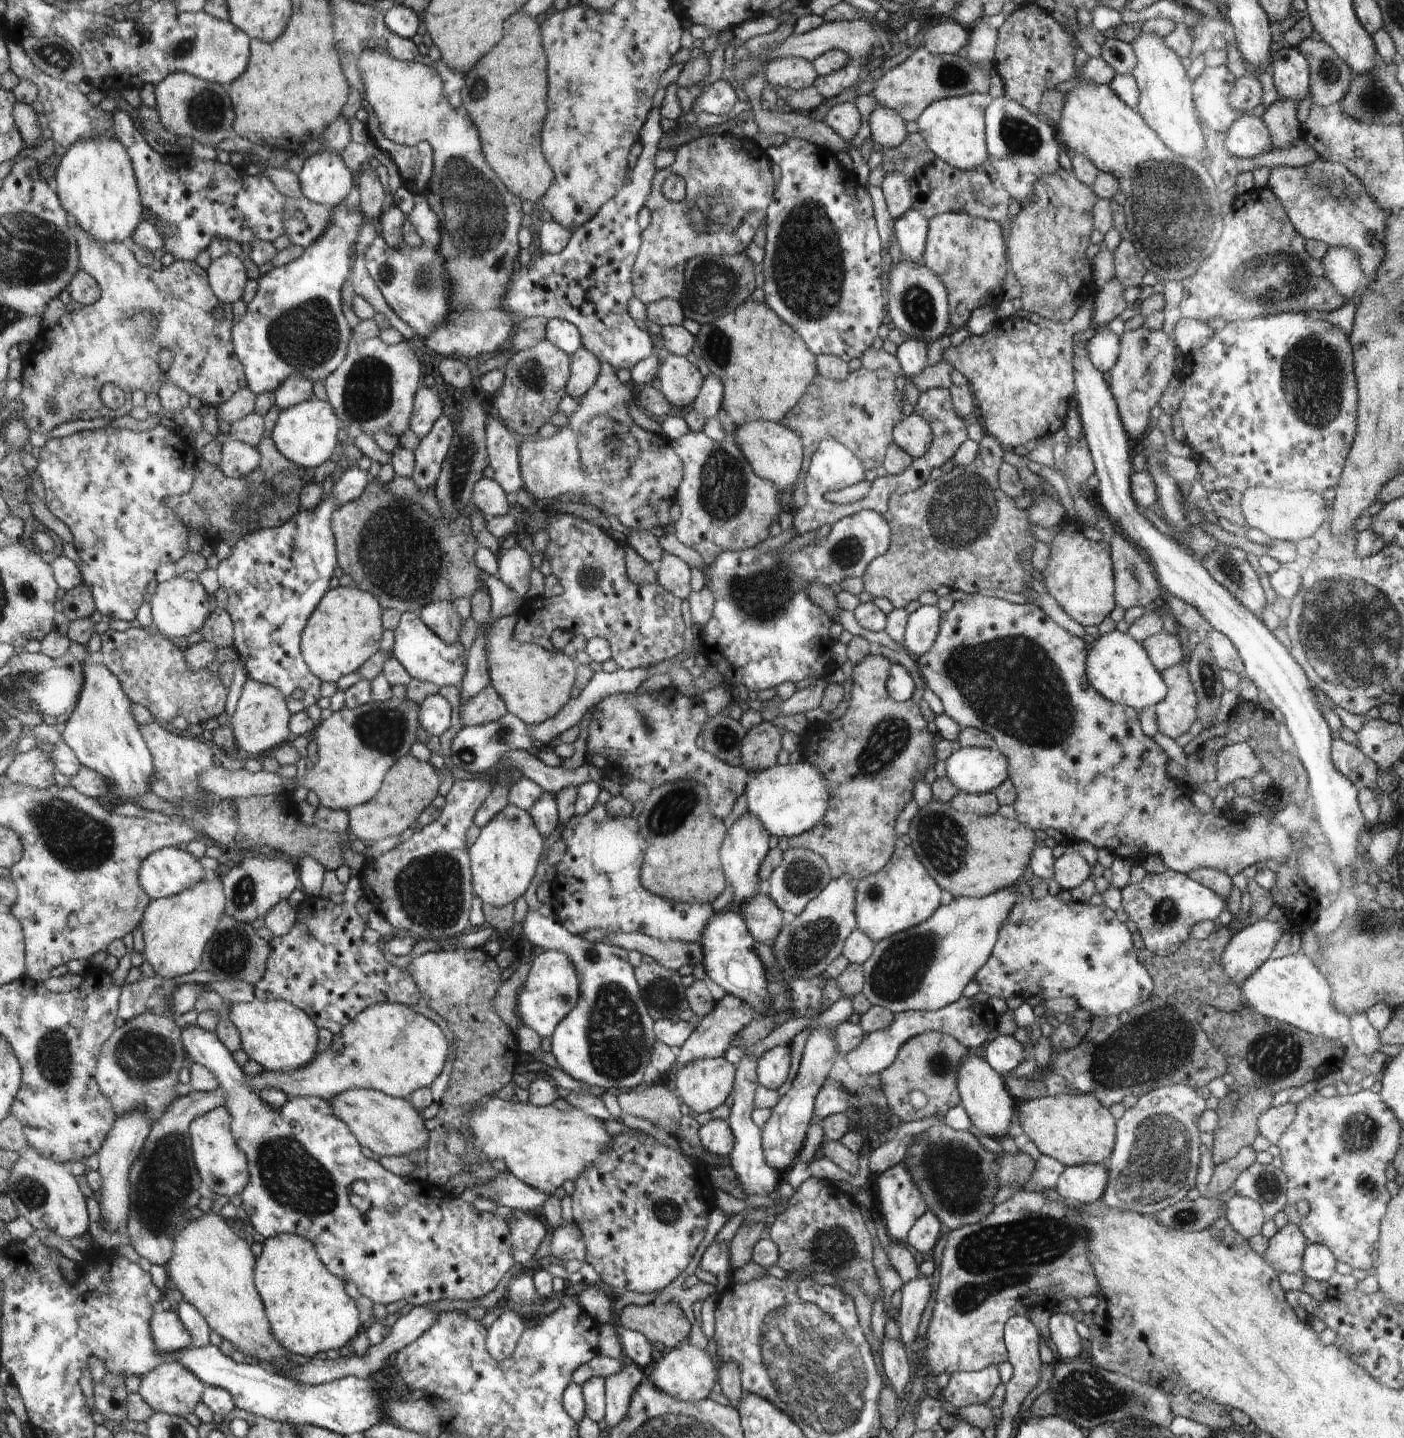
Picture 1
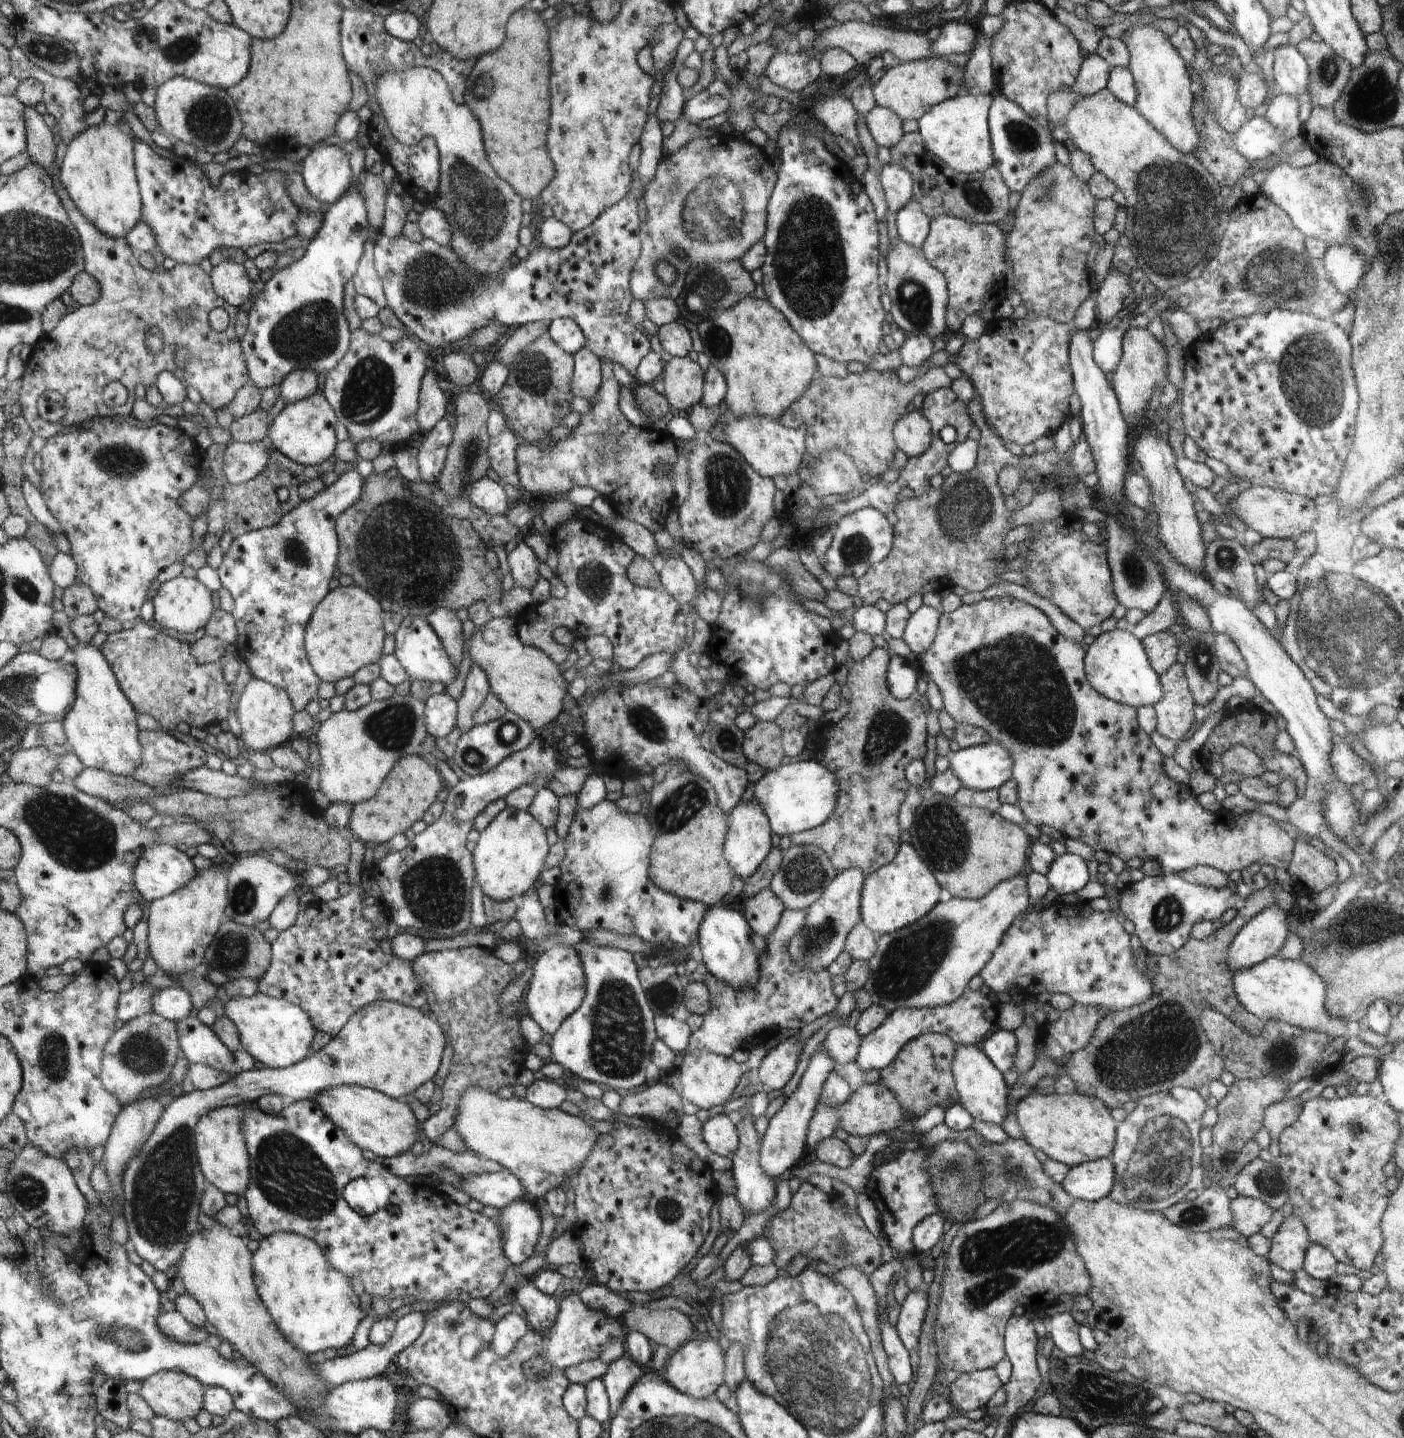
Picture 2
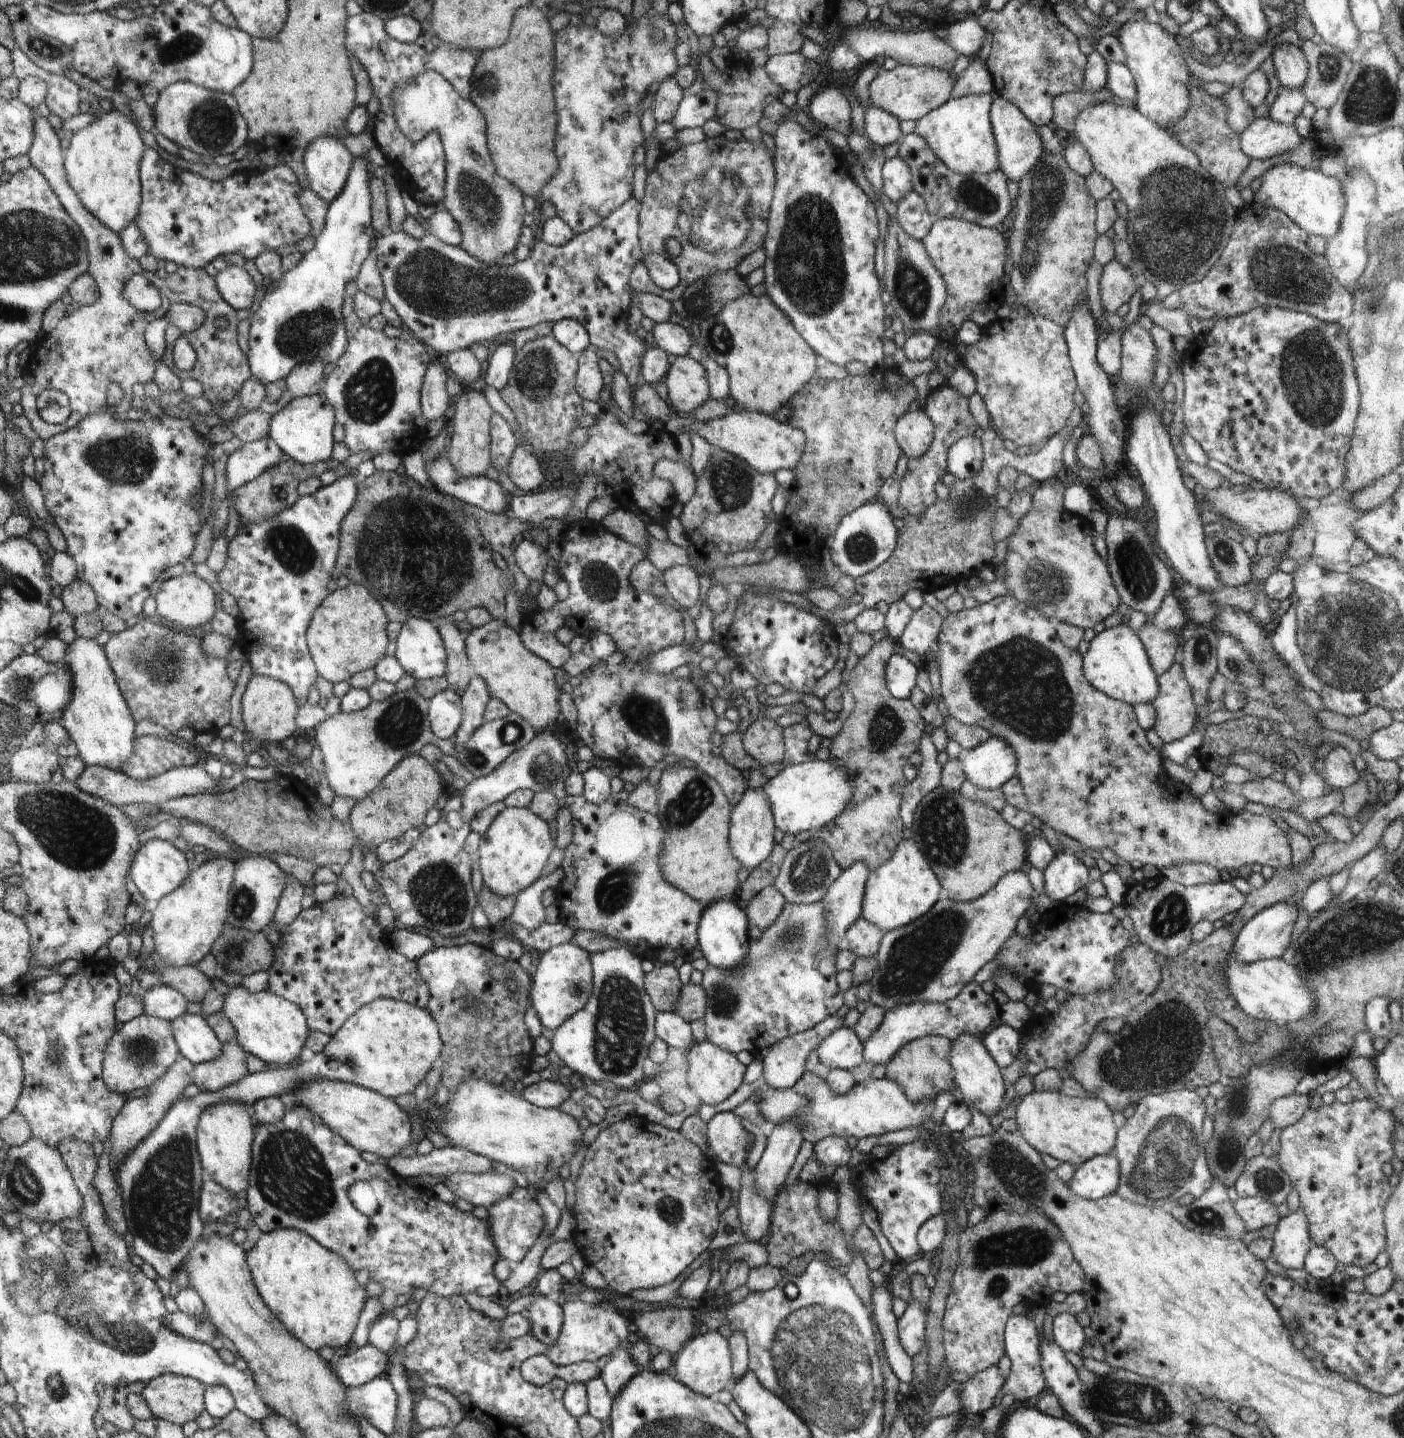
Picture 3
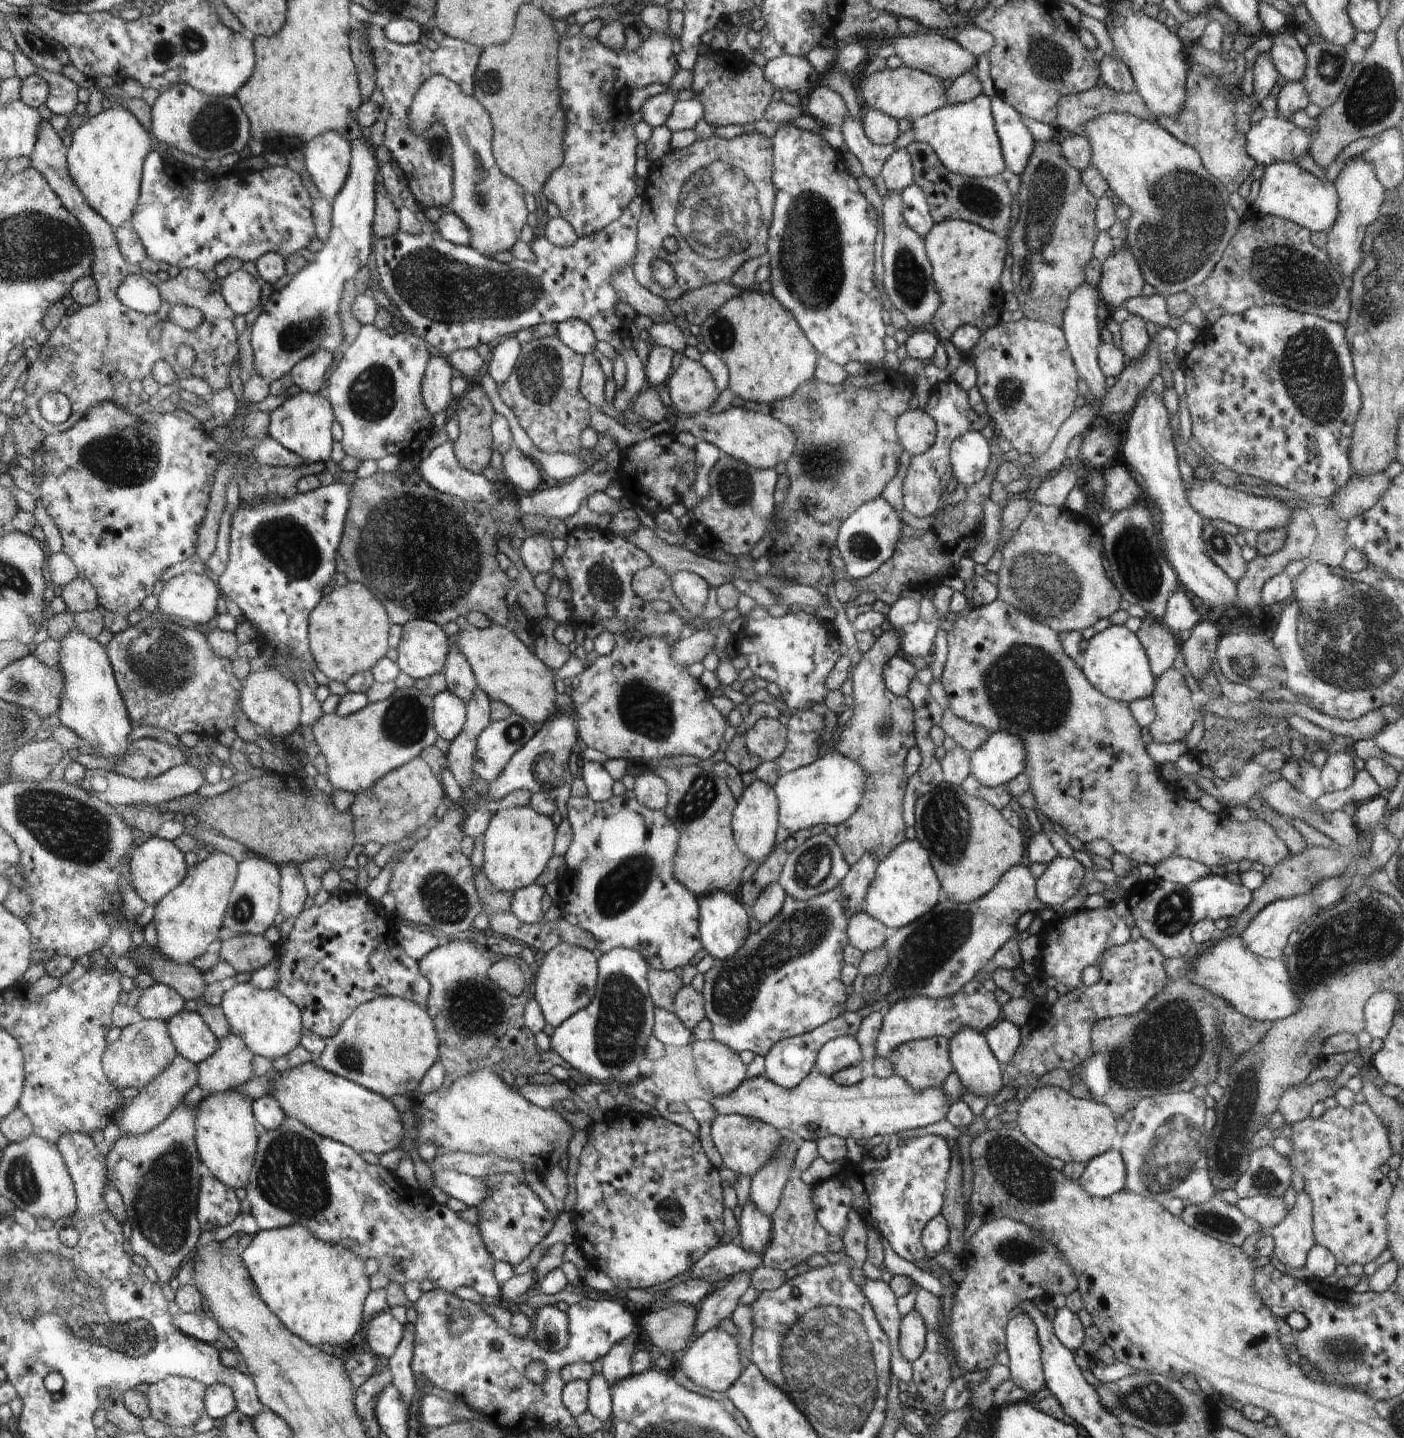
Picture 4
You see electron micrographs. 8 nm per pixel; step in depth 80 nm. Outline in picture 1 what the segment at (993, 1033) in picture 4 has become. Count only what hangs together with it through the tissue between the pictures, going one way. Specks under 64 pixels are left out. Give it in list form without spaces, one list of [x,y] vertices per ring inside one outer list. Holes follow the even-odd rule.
[[[996,1035],[996,1038],[985,1046],[981,1055],[1000,1074],[1009,1075],[1024,1057],[1023,1048],[1012,1035]]]

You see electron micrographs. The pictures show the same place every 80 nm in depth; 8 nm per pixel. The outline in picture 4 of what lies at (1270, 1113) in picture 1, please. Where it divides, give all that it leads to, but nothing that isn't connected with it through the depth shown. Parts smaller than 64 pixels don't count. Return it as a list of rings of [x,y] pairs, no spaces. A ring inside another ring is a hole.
[[[1322,1079],[1314,1083],[1302,1081],[1300,1085],[1287,1088],[1279,1098],[1277,1108],[1286,1118],[1286,1124],[1310,1117],[1310,1111],[1316,1102],[1324,1102],[1326,1098],[1334,1096],[1337,1089],[1333,1082],[1334,1080],[1328,1079]]]

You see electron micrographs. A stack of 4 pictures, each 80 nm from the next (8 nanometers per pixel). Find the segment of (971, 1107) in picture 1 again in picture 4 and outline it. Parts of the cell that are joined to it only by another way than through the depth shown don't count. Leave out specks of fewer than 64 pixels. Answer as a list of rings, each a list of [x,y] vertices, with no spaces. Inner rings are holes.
[[[966,1027],[950,1039],[951,1061],[964,1089],[984,1095],[988,1103],[1002,1088],[1003,1072],[986,1035]]]

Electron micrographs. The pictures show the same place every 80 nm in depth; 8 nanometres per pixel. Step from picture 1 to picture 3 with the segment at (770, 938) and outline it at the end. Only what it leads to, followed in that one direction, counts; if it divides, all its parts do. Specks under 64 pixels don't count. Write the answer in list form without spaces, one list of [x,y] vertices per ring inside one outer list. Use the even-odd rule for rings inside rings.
[[[774,885],[763,888],[753,899],[749,900],[746,908],[748,918],[762,931],[778,918],[785,903],[786,899]]]

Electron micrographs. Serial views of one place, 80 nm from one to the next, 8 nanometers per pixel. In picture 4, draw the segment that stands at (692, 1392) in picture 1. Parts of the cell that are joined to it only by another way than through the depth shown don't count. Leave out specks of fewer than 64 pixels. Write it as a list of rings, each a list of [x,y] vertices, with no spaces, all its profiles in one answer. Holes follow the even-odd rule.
[[[718,1327],[698,1335],[687,1349],[682,1358],[680,1370],[694,1384],[708,1388],[708,1390],[718,1392],[728,1390],[744,1370],[736,1338]]]

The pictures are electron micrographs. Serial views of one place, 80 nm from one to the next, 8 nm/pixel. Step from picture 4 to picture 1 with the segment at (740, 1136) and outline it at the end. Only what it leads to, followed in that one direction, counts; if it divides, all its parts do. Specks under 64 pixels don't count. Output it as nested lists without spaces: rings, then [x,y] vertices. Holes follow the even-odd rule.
[[[711,1119],[702,1124],[699,1137],[705,1150],[716,1157],[728,1157],[735,1146],[735,1135],[724,1119]]]

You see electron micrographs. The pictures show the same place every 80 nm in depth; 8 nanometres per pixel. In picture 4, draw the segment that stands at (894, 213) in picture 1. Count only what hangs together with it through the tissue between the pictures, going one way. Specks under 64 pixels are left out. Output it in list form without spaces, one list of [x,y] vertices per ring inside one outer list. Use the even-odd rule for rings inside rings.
[[[906,148],[894,151],[884,163],[880,173],[890,193],[892,191],[901,193],[914,184],[914,166]]]

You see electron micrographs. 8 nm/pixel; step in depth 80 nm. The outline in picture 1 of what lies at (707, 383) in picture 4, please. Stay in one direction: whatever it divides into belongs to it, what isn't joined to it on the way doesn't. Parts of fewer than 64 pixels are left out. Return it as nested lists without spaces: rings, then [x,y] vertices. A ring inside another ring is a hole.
[[[670,355],[659,368],[661,390],[676,408],[686,408],[699,396],[702,388],[700,370],[686,357]]]

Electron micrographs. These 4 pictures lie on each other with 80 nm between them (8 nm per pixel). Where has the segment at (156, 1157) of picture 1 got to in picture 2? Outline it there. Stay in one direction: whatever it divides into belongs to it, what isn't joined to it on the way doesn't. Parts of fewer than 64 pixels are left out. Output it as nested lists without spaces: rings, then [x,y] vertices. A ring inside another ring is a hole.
[[[374,1001],[362,1009],[344,1032],[308,1058],[283,1069],[270,1067],[237,1071],[219,1087],[201,1091],[195,1089],[173,1098],[162,1115],[157,1129],[127,1166],[125,1180],[125,1210],[135,1250],[156,1269],[174,1276],[183,1258],[187,1242],[198,1232],[203,1198],[208,1179],[199,1161],[196,1126],[200,1117],[212,1109],[234,1105],[244,1108],[255,1104],[266,1093],[290,1096],[295,1101],[312,1099],[315,1094],[340,1085],[374,1089],[390,1098],[400,1098],[416,1092],[420,1085],[432,1081],[446,1046],[446,1036],[438,1026],[440,1018],[432,1020],[416,1007],[390,1001]]]

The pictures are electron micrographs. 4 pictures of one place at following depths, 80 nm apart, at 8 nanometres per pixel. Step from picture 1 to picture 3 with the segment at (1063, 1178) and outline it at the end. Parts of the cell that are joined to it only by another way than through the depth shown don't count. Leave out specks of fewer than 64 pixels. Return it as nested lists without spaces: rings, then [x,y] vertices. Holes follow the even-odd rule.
[[[1110,1153],[1083,1162],[1075,1170],[1068,1186],[1082,1198],[1098,1200],[1116,1194],[1119,1178],[1119,1160],[1116,1155]]]

